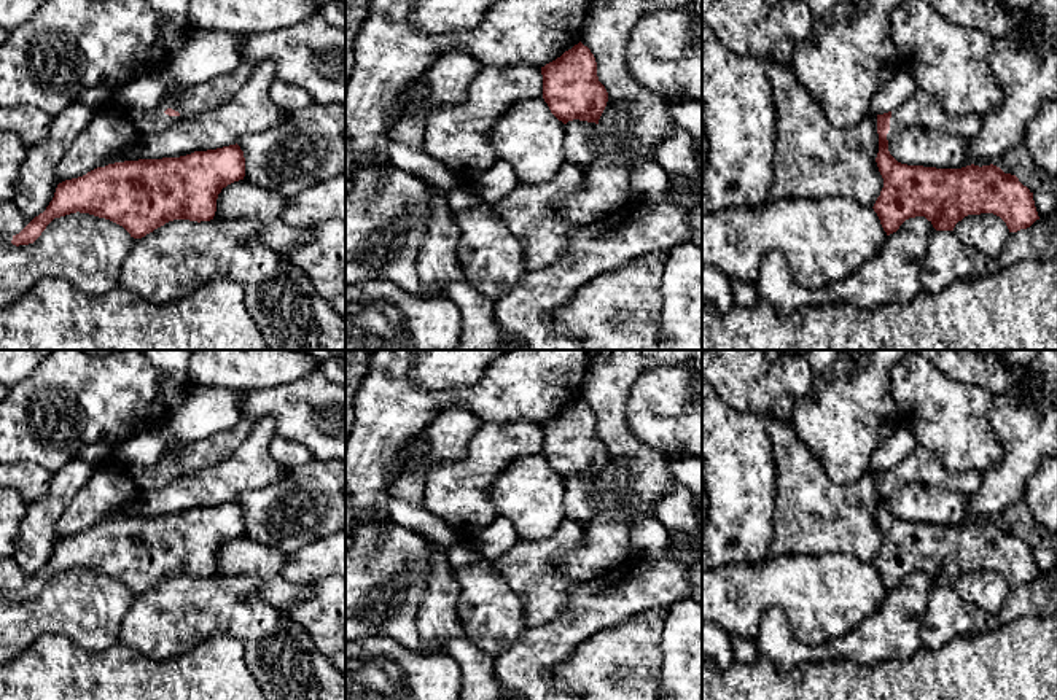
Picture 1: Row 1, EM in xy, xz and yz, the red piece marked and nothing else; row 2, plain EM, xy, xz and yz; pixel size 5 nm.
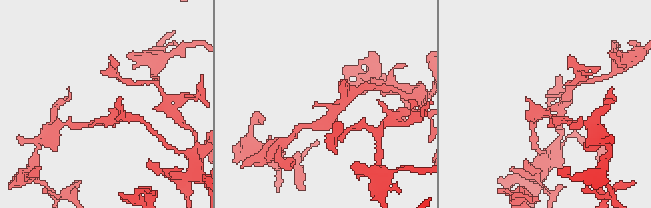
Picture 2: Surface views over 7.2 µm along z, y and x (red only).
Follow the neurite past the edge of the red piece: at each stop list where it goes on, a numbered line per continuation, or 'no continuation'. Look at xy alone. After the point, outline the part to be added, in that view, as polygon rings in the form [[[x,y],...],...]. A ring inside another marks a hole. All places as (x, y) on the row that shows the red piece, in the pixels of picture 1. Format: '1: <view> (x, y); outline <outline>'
1: xy (217, 91); outline [[[240,60],[231,73],[196,84],[181,95],[166,94],[151,110],[131,111],[137,132],[140,137],[148,137],[166,130],[181,118],[226,103],[239,92],[252,72],[253,65]]]

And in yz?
1: yz (922, 110); outline [[[917,88],[907,100],[891,111],[887,140],[890,142],[896,134],[914,126],[971,140],[979,135],[982,118],[976,115],[950,115],[933,95]]]

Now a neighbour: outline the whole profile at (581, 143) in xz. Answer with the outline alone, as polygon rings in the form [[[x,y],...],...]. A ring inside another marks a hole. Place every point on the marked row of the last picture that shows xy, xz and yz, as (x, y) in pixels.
[[[573,119],[564,124],[564,153],[565,162],[579,169],[591,165],[600,148],[595,122]]]

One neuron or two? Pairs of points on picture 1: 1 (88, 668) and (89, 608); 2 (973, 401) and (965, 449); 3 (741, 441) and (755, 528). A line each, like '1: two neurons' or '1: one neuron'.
1: two neurons
2: one neuron
3: one neuron

